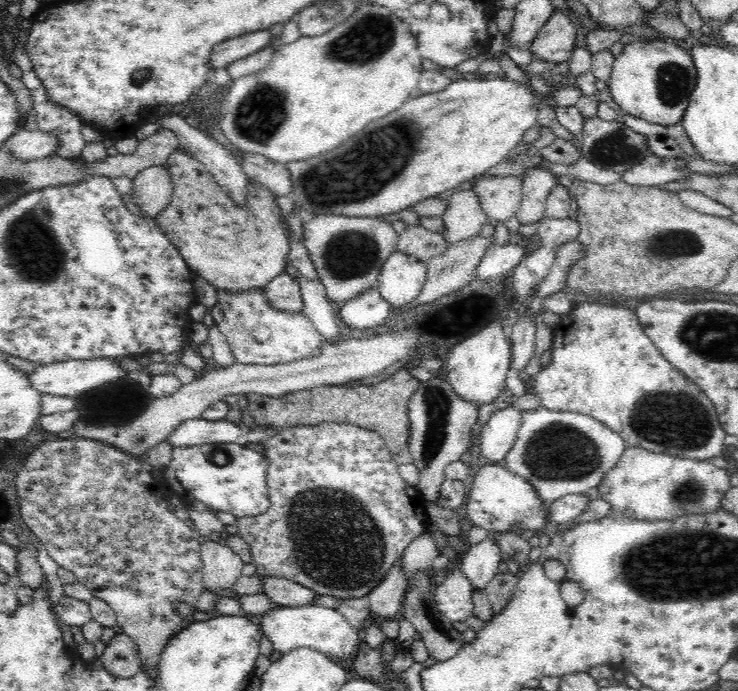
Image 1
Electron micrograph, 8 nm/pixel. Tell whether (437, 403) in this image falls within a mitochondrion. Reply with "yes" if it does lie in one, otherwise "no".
yes

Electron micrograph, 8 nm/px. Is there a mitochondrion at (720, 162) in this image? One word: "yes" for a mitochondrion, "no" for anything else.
no

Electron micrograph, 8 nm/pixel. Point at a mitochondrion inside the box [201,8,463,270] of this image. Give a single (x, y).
(387, 151)

